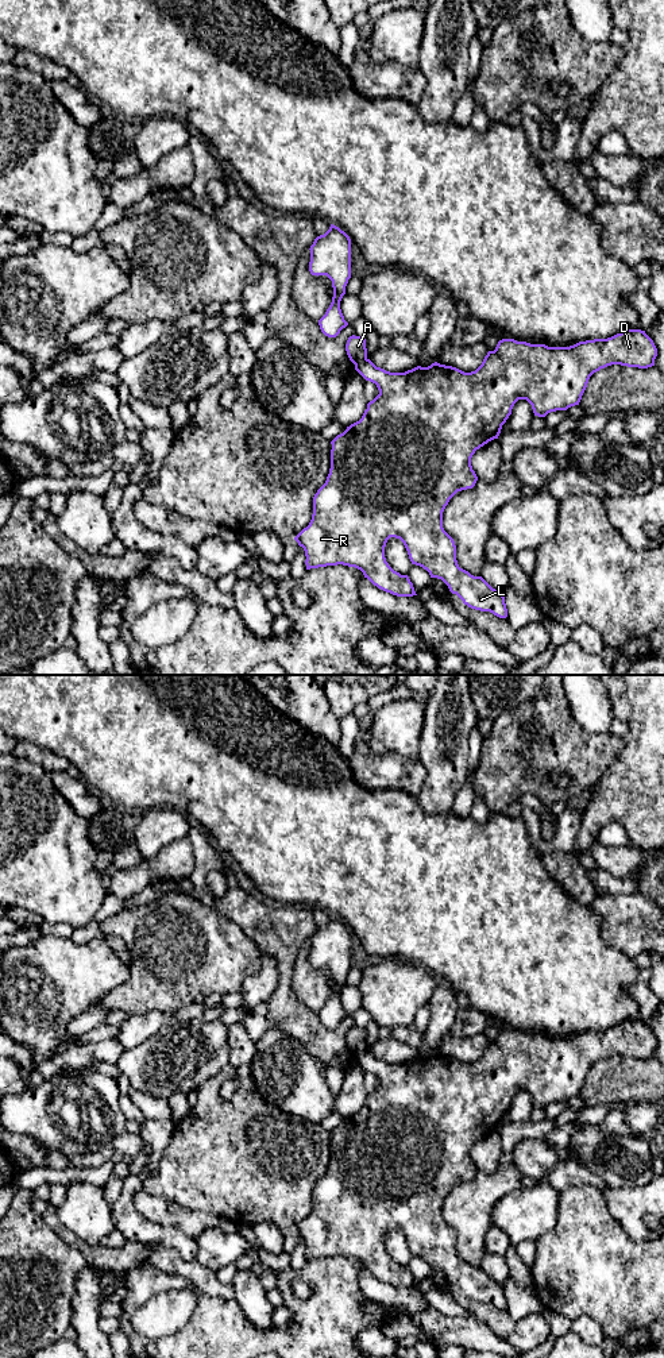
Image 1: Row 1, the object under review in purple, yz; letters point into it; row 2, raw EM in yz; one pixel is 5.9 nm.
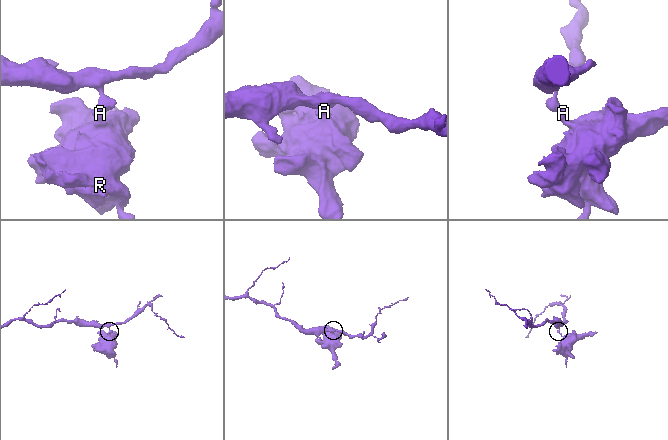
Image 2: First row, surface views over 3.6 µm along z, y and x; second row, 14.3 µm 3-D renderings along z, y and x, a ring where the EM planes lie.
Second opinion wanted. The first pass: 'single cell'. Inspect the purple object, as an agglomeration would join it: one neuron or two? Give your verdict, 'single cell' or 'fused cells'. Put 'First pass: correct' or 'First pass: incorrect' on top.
First pass: incorrect
fused cells

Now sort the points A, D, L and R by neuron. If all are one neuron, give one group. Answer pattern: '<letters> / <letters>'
A / D L R

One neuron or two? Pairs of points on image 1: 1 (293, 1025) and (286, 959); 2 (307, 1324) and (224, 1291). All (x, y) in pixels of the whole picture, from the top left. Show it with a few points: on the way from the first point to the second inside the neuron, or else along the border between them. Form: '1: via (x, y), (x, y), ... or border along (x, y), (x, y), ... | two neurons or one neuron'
1: via (285, 1009), (285, 975) | one neuron
2: border along (203, 1292), (211, 1296), (234, 1299) | two neurons

